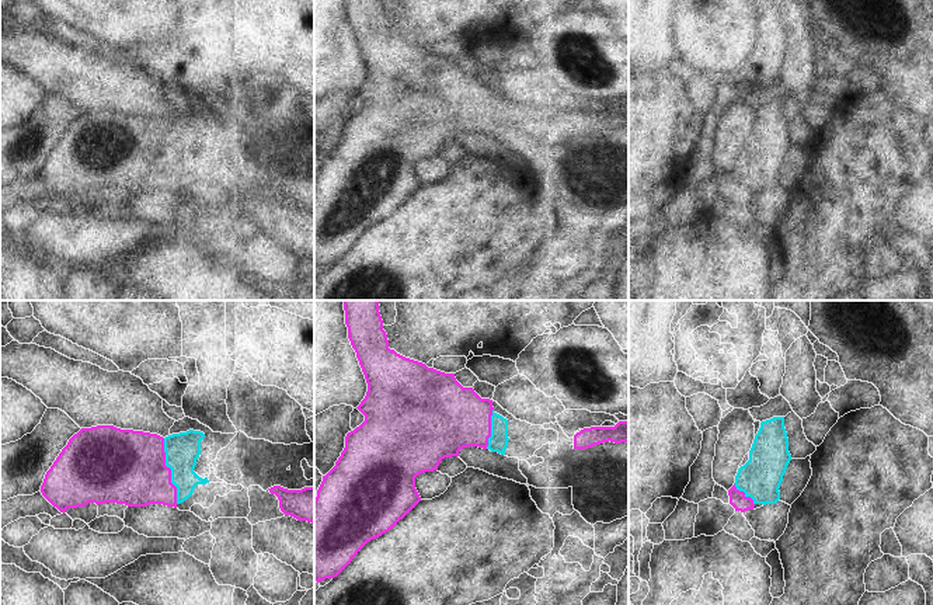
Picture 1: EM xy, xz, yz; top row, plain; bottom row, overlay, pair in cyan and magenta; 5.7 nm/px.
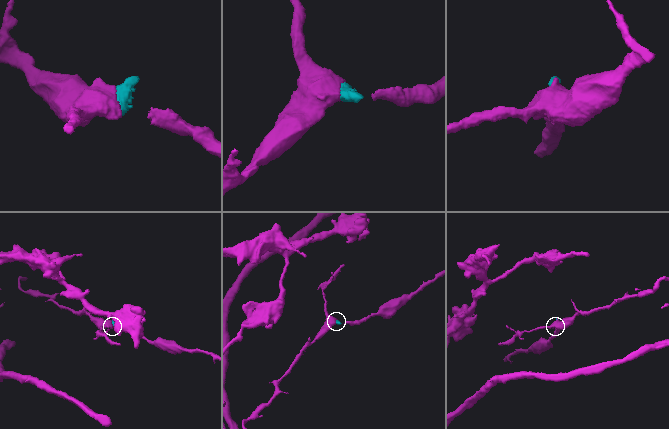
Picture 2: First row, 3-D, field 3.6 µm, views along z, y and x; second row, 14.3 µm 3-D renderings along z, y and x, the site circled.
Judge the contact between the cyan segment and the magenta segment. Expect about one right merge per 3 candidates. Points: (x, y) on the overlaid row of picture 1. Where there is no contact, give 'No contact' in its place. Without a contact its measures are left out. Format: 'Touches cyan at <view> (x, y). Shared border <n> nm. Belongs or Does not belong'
Touches cyan at xy (171, 470). Shared border 380 nm. Belongs

